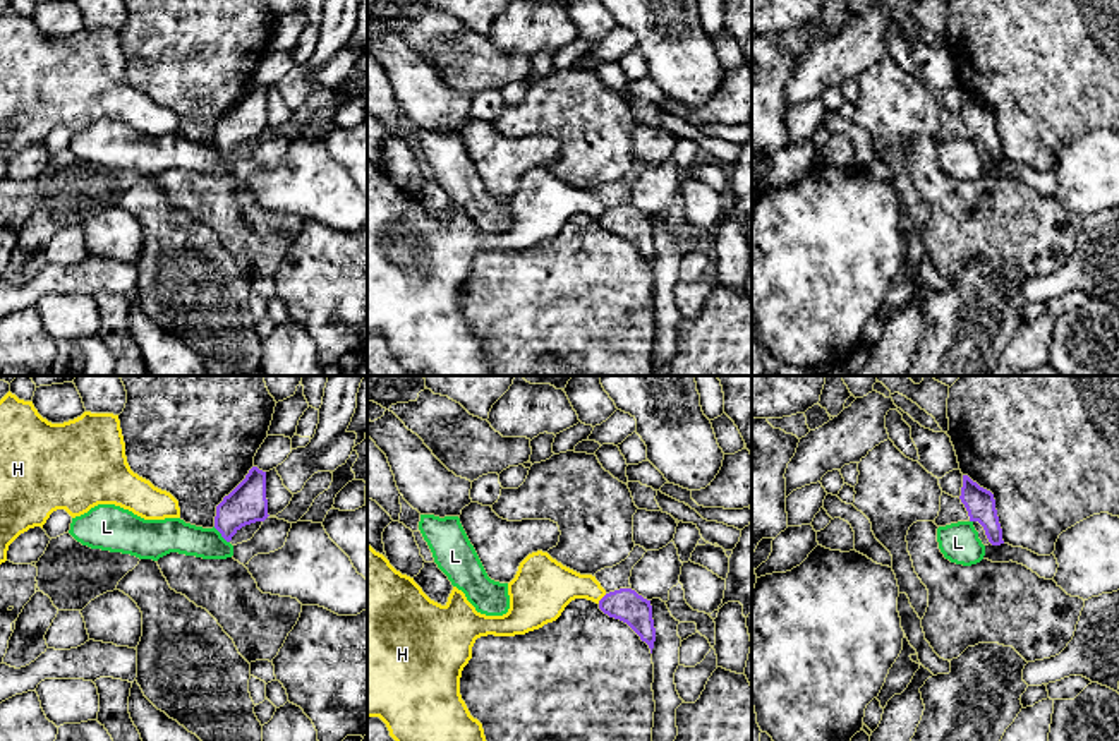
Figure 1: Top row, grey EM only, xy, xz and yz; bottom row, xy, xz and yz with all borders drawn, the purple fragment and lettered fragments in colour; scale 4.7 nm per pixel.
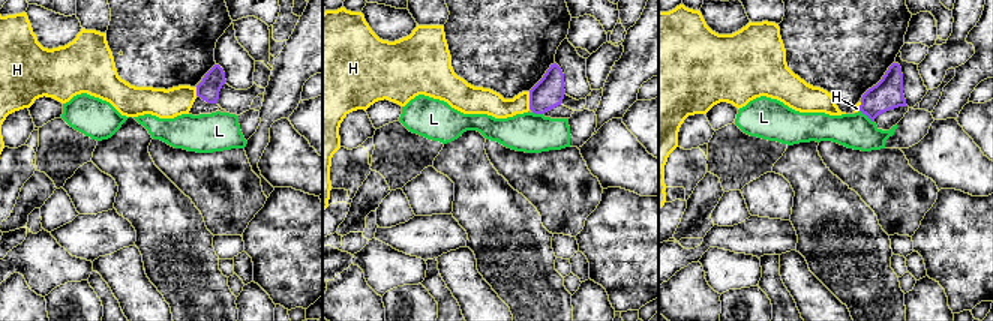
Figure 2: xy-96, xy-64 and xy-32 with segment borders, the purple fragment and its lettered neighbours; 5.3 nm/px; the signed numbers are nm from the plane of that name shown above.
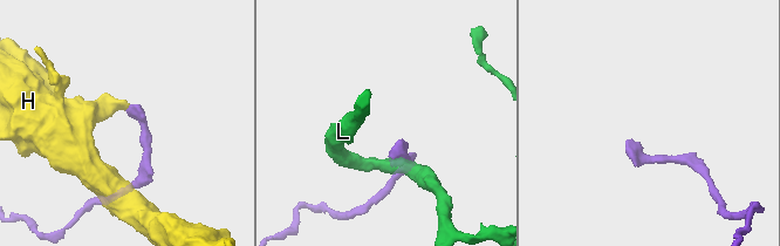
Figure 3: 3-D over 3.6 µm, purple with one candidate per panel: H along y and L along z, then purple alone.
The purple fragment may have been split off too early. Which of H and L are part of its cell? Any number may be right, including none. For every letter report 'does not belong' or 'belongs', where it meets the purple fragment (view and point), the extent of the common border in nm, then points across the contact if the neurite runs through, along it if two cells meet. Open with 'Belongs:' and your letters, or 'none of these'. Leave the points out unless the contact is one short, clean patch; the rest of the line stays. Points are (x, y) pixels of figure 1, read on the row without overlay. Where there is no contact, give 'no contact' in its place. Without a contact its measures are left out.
Belongs: none of these
H: does not belong | xz (601, 215) | 60 nm | along xz (606, 210), (598, 218)
L: does not belong | xy (222, 151) | 110 nm | along xy (213, 143), (229, 158)

